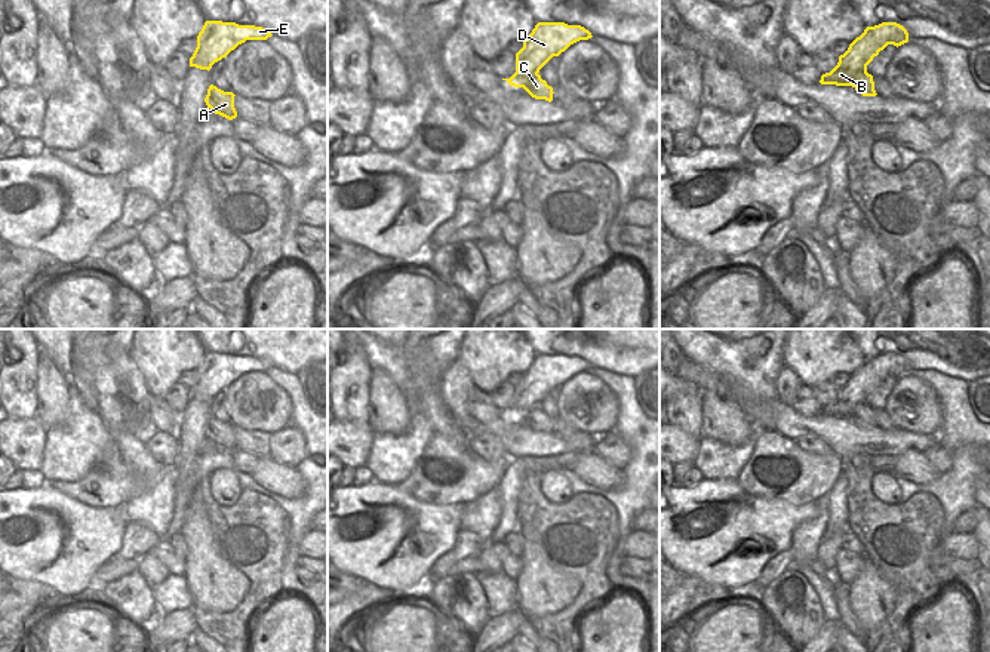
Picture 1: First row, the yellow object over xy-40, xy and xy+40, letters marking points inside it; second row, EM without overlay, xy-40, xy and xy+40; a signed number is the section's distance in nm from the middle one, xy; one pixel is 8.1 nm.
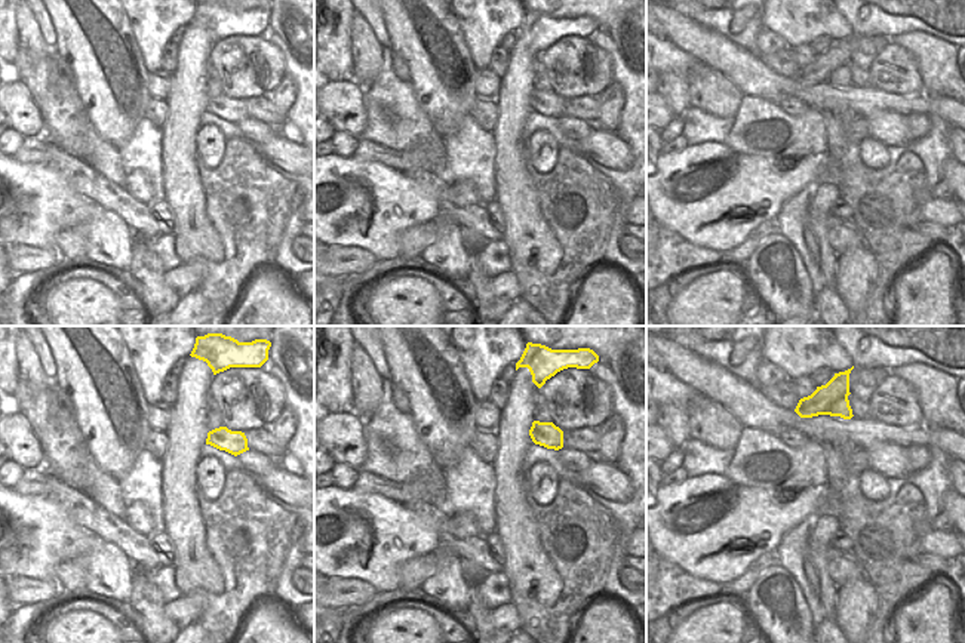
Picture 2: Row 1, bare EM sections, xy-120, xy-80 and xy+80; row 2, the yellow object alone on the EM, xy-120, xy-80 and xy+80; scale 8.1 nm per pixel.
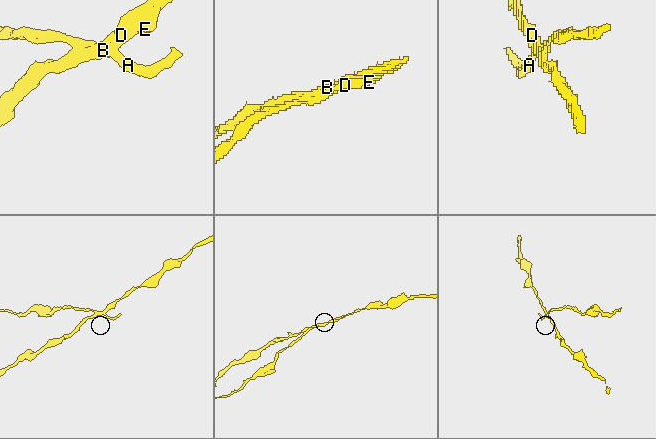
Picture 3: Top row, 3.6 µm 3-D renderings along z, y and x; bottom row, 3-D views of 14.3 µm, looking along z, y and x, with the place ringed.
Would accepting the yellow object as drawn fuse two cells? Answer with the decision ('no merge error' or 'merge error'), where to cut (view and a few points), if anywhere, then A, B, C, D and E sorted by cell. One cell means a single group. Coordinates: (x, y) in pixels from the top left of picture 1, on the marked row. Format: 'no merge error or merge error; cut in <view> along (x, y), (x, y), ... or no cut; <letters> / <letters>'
merge error; cut in xy+40 along (866, 70), (860, 71), (849, 85); A C / B D E

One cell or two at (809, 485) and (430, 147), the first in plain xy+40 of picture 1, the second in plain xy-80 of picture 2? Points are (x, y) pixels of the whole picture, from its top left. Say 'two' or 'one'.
one

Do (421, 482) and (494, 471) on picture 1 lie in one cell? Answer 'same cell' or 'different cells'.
same cell

